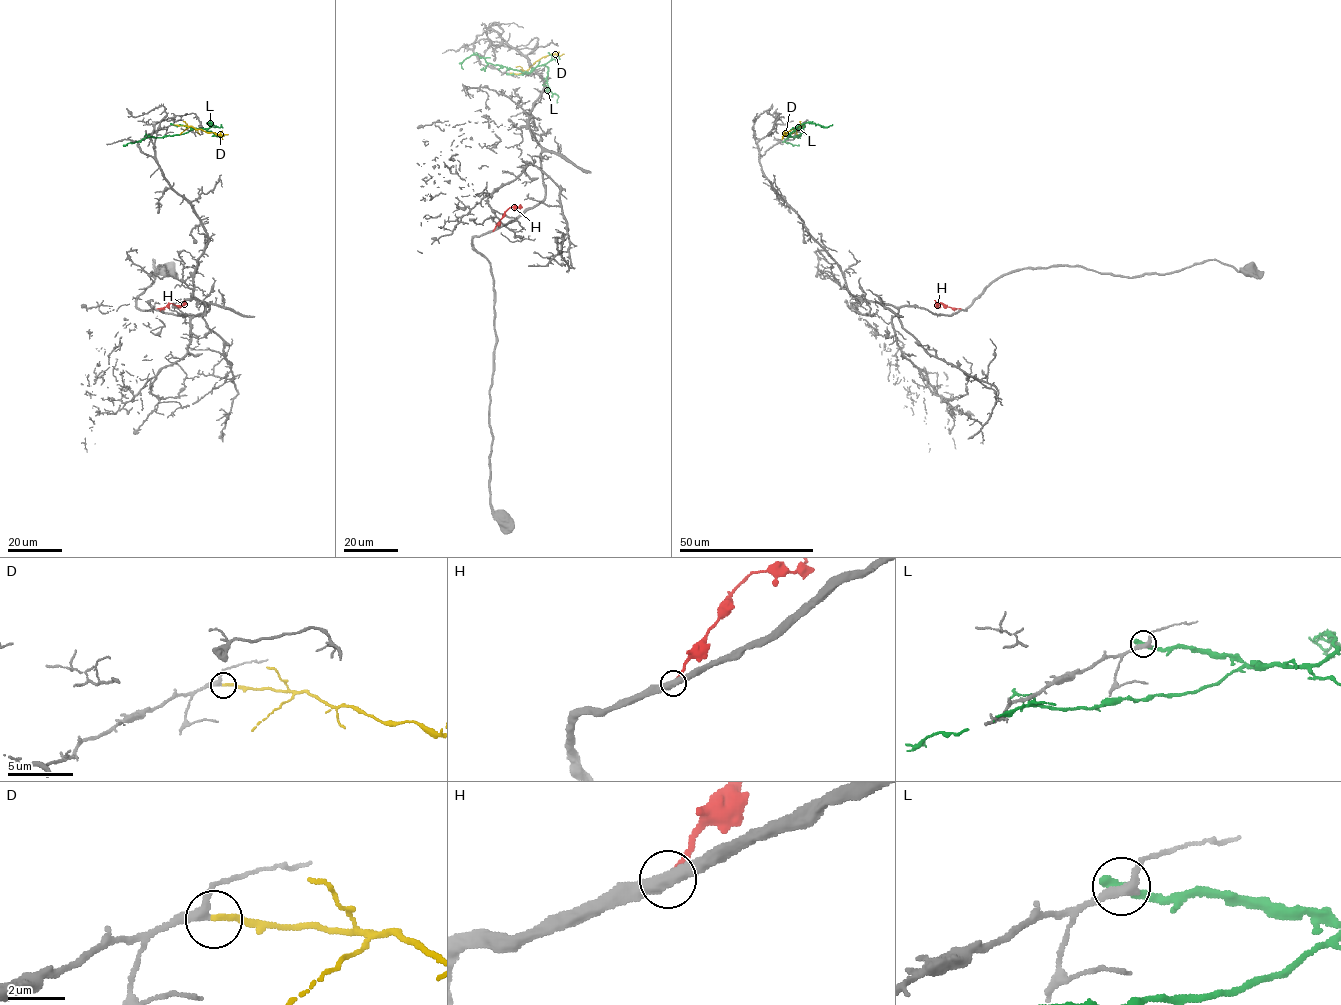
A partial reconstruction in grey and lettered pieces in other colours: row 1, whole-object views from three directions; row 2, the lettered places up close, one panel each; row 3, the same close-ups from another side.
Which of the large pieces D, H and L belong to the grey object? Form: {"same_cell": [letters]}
{"same_cell": ["D"]}

